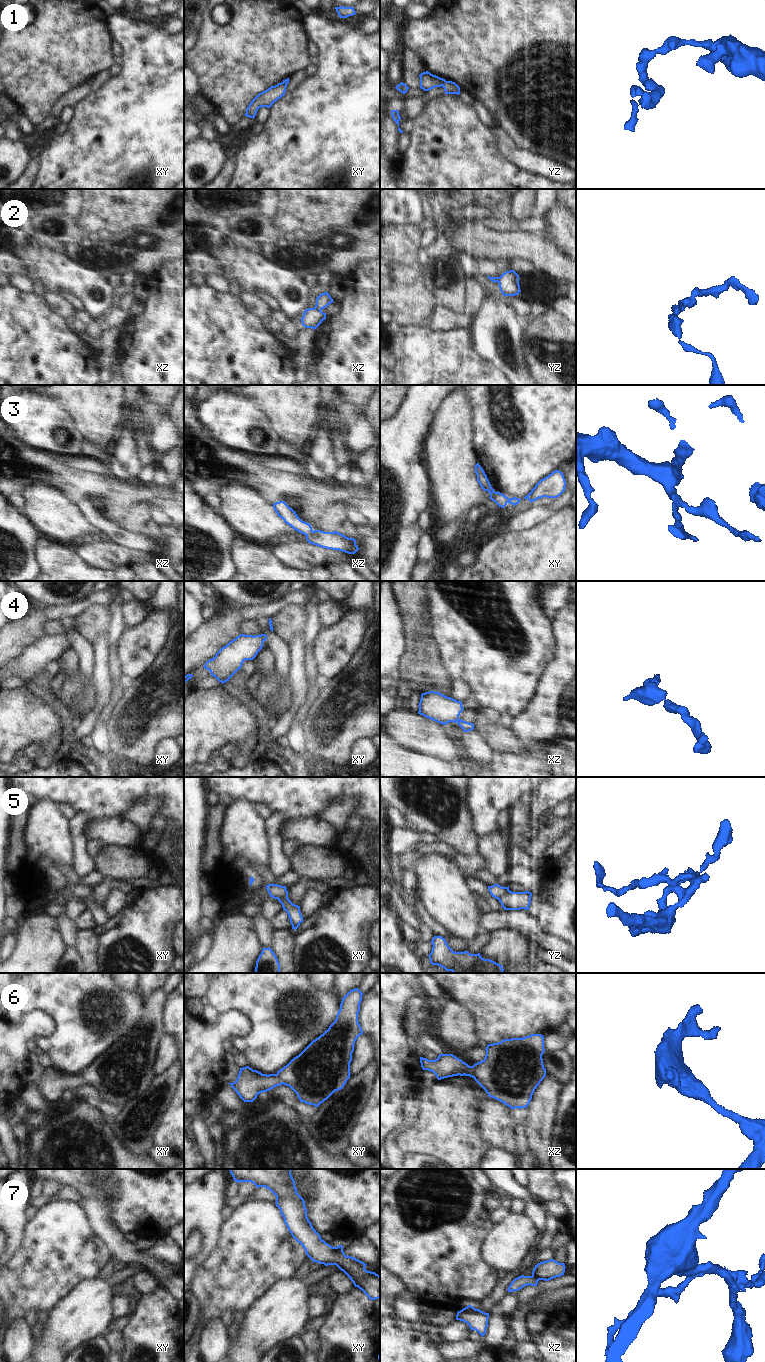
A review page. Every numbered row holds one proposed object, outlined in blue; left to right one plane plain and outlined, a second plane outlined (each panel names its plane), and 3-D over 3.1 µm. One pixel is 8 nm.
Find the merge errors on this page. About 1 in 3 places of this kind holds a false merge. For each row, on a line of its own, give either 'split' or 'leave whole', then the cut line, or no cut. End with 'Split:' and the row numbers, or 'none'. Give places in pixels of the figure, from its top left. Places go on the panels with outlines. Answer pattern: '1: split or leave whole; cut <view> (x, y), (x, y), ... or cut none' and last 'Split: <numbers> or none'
1: split; cut yz (446, 81), (442, 85)
2: split; cut xz (314, 307), (320, 310)
3: leave whole; cut none
4: leave whole; cut none
5: split; cut yz (508, 889), (498, 899)
6: leave whole; cut none
7: split; cut xz (532, 1275), (538, 1280)
Split: 1, 2, 5, 7

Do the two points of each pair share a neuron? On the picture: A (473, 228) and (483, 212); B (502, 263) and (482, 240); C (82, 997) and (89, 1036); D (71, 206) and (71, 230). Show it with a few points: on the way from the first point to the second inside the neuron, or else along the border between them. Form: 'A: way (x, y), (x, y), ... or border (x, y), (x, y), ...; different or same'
A: border (467, 220), (481, 221); different
B: border (494, 260), (509, 258), (513, 262); different
C: way (87, 1007), (88, 1026); same
D: border (47, 217), (67, 214), (75, 218); different

